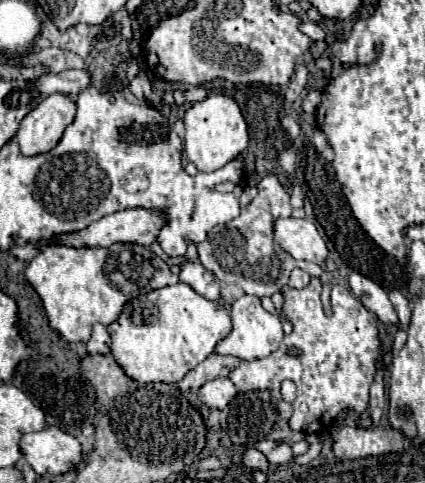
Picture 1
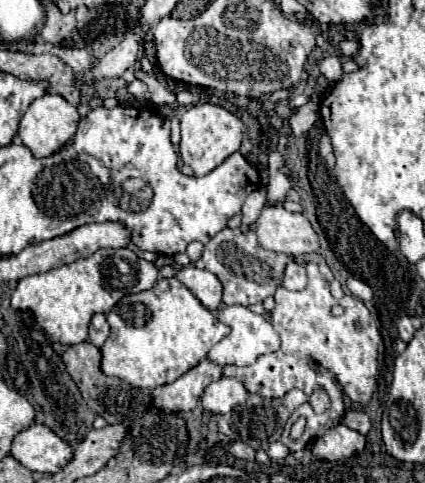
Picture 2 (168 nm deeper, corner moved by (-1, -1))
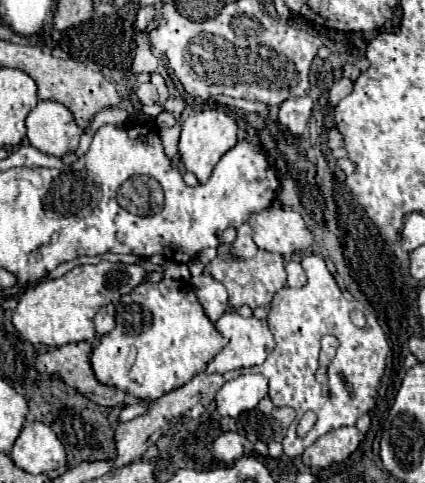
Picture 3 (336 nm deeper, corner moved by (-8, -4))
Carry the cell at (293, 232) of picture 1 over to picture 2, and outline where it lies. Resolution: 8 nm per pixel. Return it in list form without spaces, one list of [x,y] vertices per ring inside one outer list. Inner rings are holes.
[[[265,207],[261,211],[261,215],[259,215],[259,219],[257,219],[255,233],[257,233],[259,245],[263,249],[267,249],[267,251],[277,251],[277,253],[293,255],[293,257],[319,251],[317,233],[313,231],[307,217],[303,213],[291,213],[291,211],[283,209],[283,207]]]

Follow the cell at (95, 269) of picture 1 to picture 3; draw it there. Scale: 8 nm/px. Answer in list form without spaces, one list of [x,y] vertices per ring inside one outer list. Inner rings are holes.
[[[98,262],[76,266],[56,280],[40,280],[28,286],[18,300],[12,322],[16,330],[32,344],[64,346],[82,340],[94,340],[94,316],[100,308],[116,304],[124,294],[130,294],[136,286],[148,282],[148,270],[138,264],[122,262]]]

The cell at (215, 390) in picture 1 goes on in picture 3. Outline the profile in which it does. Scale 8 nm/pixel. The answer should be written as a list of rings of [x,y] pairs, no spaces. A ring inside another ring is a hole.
[[[244,374],[226,382],[216,394],[216,406],[222,416],[238,416],[242,410],[252,410],[268,394],[268,382],[262,374]]]

